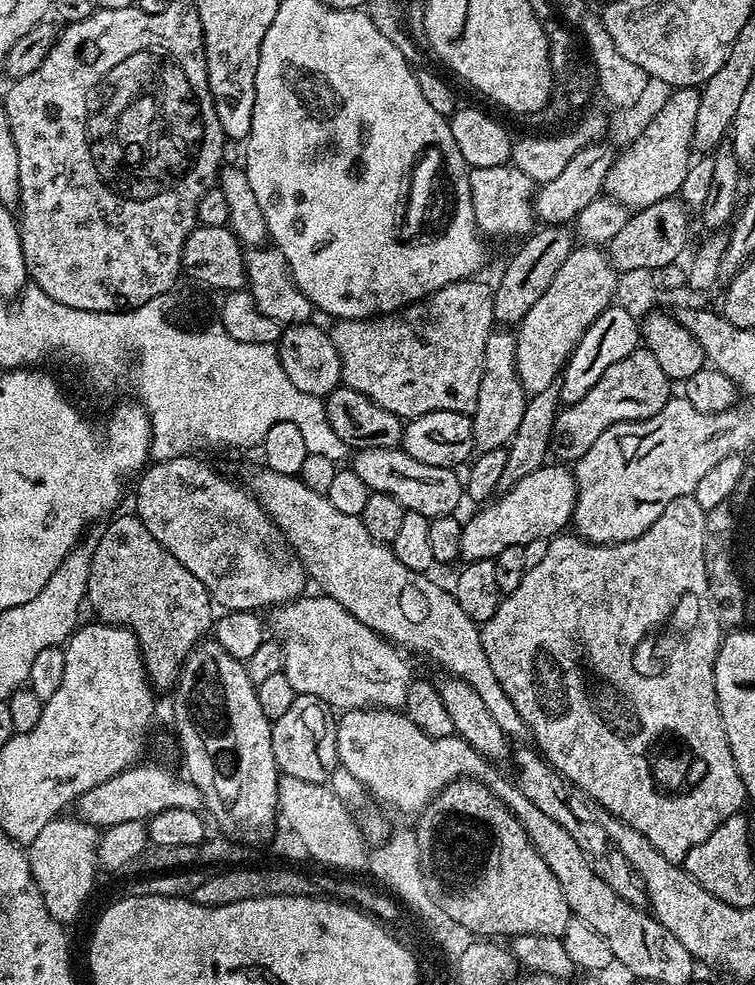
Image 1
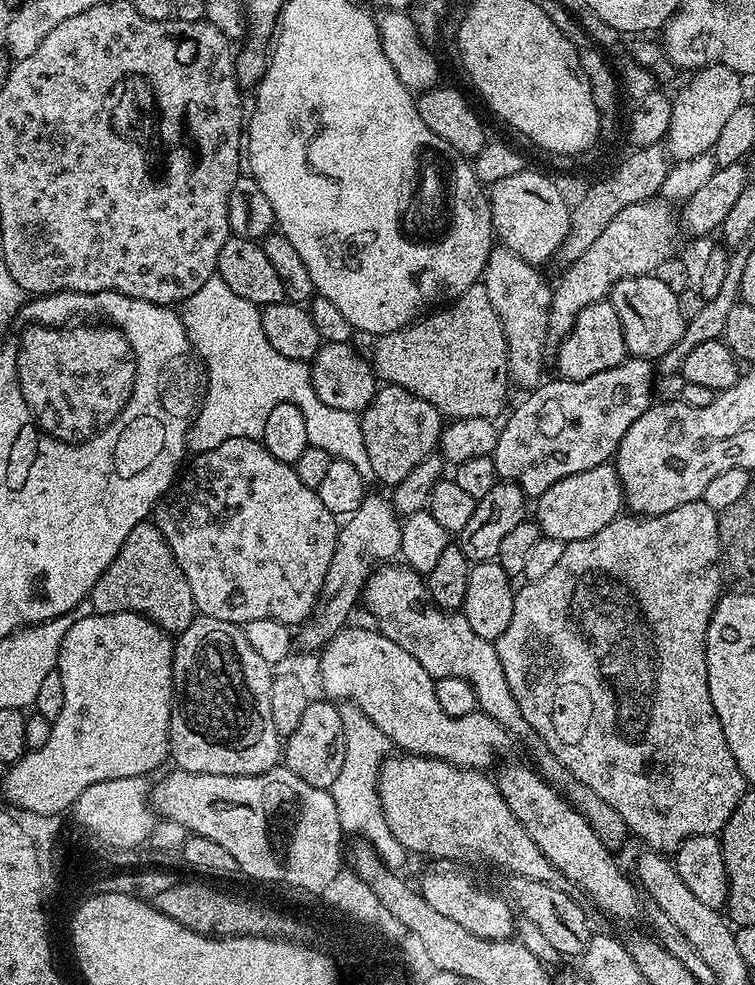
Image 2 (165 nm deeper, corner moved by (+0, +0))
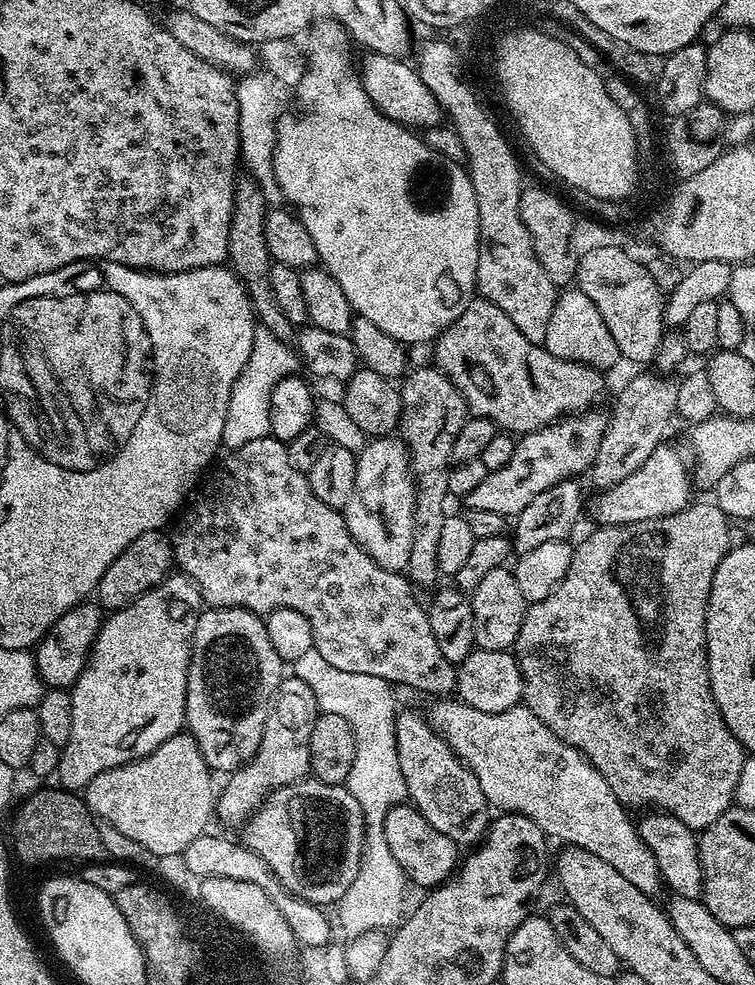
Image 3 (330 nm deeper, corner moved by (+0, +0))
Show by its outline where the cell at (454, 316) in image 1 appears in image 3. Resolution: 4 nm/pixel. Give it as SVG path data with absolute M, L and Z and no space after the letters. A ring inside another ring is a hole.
M474 298L470 306L458 319L434 341L436 347L435 367L446 373L454 386L464 395L468 411L472 416L481 416L493 420L497 429L508 434L523 434L542 430L547 424L554 424L566 416L587 412L600 400L604 392L604 380L601 369L591 368L578 362L566 362L544 349L543 344L532 344L510 318L494 302L483 298Z

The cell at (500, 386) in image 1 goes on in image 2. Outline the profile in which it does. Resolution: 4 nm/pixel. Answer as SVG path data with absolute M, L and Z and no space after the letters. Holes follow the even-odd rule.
M493 247L484 267L482 282L490 298L490 306L500 316L508 347L508 375L511 383L523 390L539 388L544 372L544 348L548 344L548 323L552 305L551 283L544 281L539 267L523 260L514 250Z

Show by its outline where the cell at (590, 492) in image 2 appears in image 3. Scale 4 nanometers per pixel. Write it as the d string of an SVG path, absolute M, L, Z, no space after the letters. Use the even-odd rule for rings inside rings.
M668 442L661 443L654 454L650 454L650 458L646 458L646 462L642 462L642 466L634 470L634 474L622 478L622 482L603 489L597 495L600 497L592 504L592 512L597 520L595 523L600 526L633 524L681 512L693 499L692 488L694 489L694 480L690 475L689 465L688 468L684 465L679 450L671 448Z

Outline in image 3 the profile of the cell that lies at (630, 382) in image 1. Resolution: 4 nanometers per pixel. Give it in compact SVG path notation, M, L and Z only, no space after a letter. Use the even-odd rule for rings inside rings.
M600 410L566 416L554 424L547 424L542 430L523 433L516 440L510 462L506 462L502 470L489 472L475 490L463 497L465 509L494 510L494 514L515 518L538 498L538 494L542 494L542 490L550 490L550 486L563 480L580 478L583 472L585 475L591 469L604 431L608 429L608 416L596 411Z

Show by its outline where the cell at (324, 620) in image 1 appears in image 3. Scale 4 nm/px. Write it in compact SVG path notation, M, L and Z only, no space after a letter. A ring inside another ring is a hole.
M440 698L433 704L436 705L426 712L433 730L478 778L481 790L493 809L500 808L496 810L504 814L528 816L530 822L538 825L553 841L561 840L561 845L590 850L590 854L602 858L602 862L610 862L626 882L638 886L638 890L647 896L659 897L662 879L654 854L650 854L637 825L628 817L629 809L616 797L614 790L610 790L610 782L598 774L595 766L589 764L577 748L559 740L529 708L523 706L498 714L486 714L482 710L474 710L474 706L466 706L459 698Z

